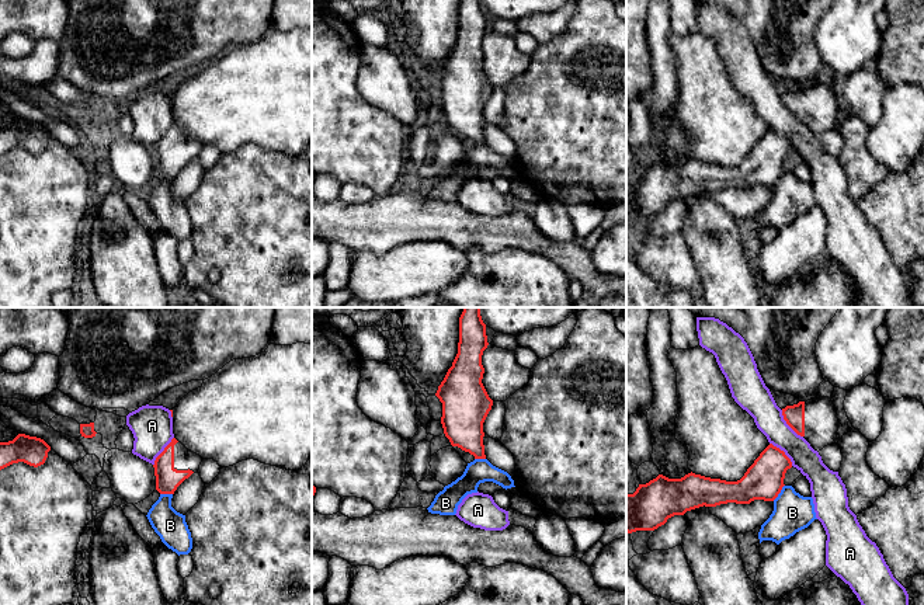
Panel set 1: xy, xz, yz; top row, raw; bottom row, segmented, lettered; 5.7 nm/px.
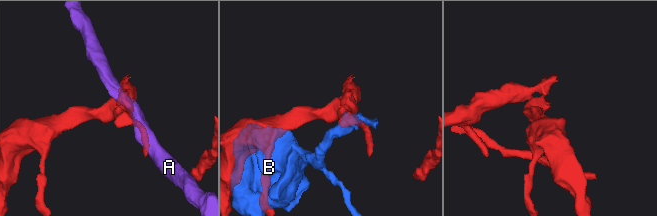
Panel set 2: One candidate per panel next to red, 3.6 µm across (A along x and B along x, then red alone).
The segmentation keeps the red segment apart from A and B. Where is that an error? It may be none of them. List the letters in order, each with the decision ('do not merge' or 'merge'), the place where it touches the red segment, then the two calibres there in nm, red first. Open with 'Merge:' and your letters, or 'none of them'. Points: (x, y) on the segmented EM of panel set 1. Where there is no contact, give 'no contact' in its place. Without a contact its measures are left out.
Merge: none of them
A: do not merge; contact yz (788, 424); calibres 120 and 180 nm
B: do not merge; contact yz (780, 492); calibres 220 and 220 nm

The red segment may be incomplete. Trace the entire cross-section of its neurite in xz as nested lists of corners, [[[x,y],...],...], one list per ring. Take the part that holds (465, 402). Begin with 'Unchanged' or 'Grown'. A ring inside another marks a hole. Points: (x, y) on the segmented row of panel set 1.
Unchanged. [[[463,307],[458,354],[435,393],[442,403],[445,437],[452,446],[469,452],[475,459],[486,459],[483,423],[493,406],[482,383],[482,355],[487,345],[480,307]]]

